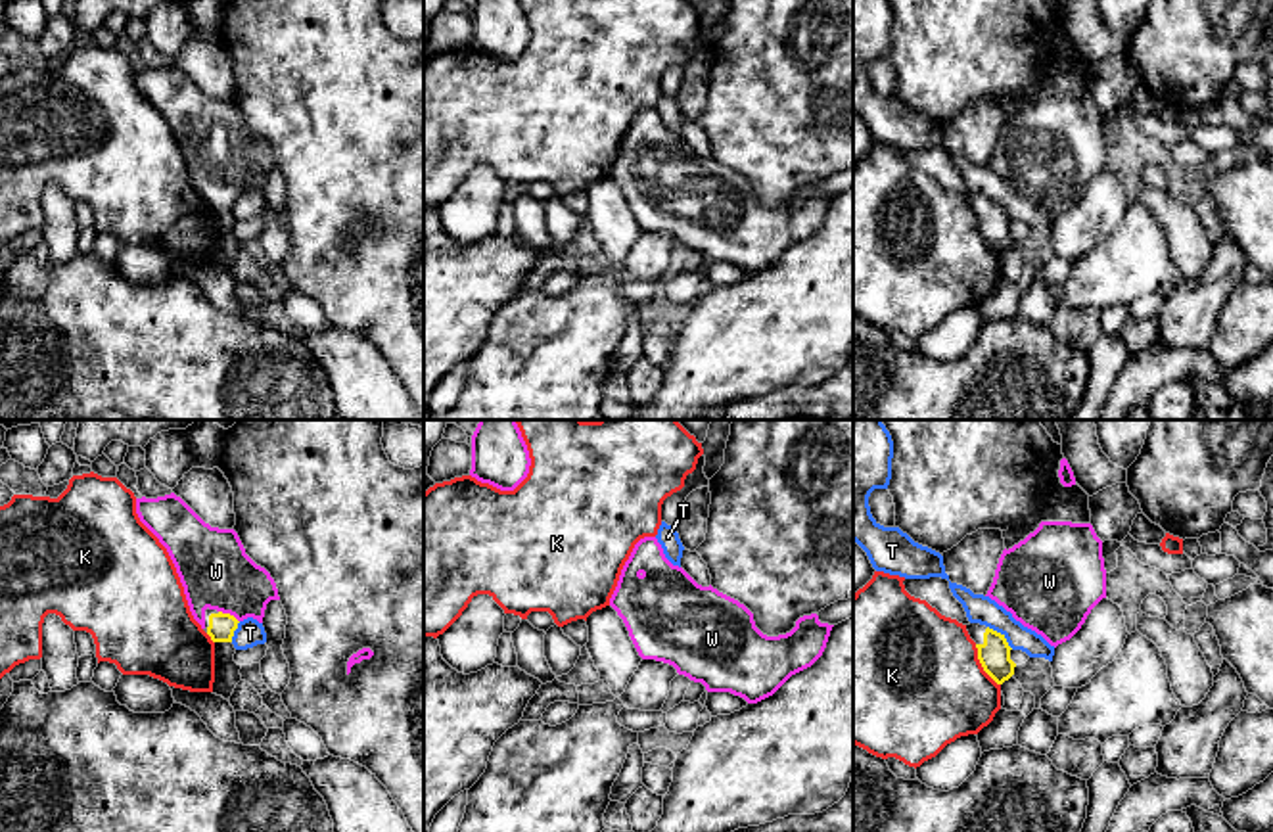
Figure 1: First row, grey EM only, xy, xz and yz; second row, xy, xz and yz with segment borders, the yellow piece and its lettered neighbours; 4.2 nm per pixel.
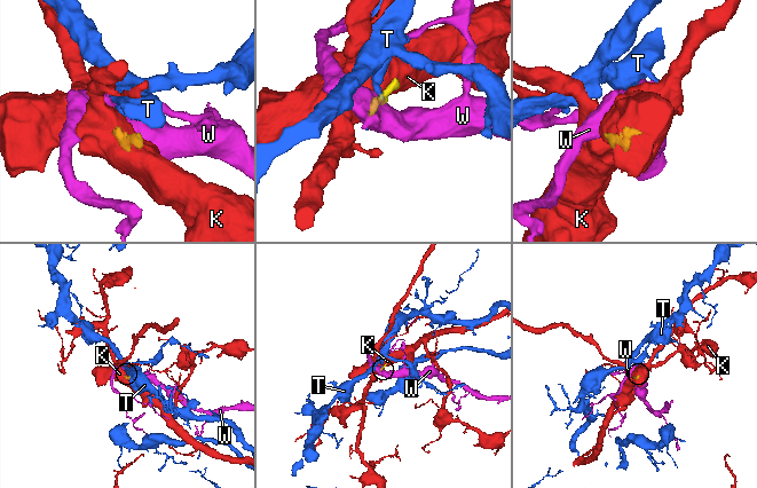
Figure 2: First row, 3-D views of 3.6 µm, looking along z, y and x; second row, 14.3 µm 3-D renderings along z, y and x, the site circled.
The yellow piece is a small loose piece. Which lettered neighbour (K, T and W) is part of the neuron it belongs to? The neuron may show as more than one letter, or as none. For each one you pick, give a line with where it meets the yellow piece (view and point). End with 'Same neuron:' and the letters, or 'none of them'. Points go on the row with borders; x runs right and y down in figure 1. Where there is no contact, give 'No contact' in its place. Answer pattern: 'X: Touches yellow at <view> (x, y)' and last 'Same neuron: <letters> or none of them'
W: Touches yellow at xy (229, 614)
Same neuron: W

